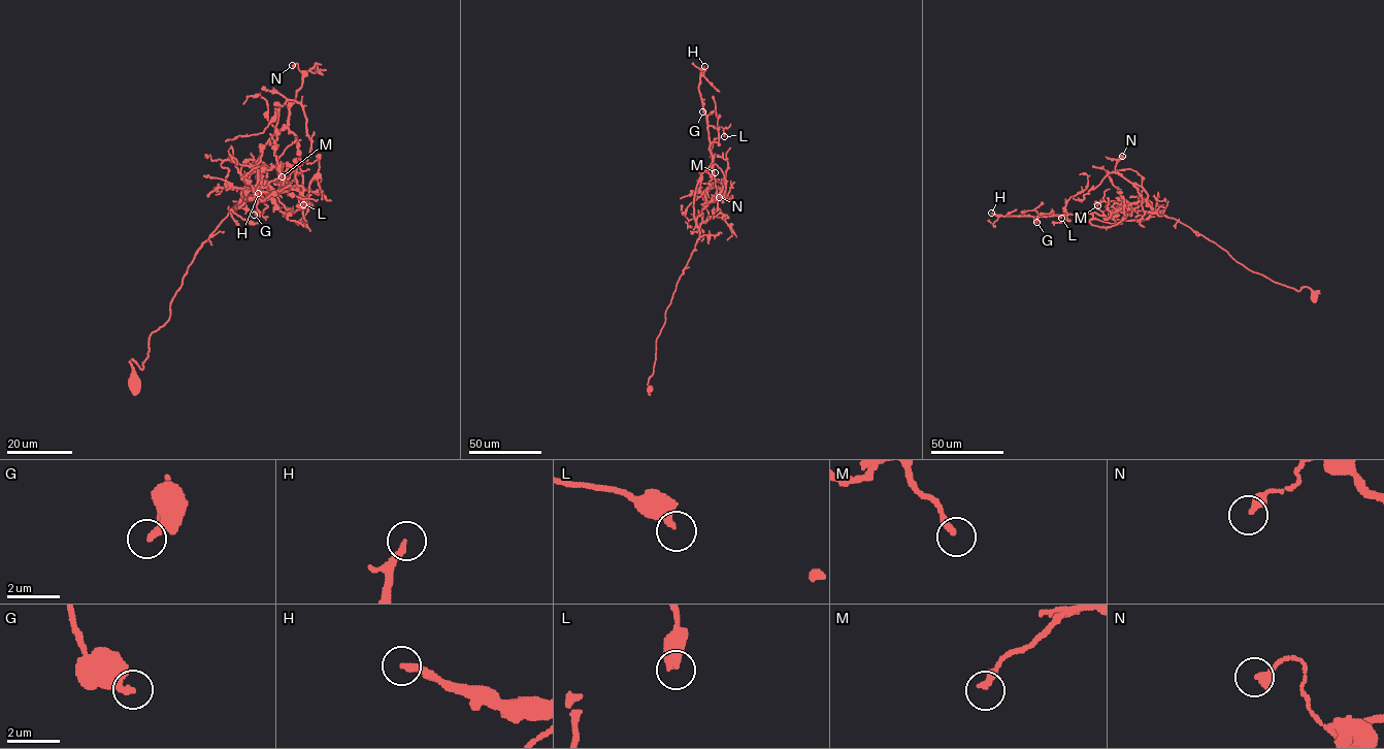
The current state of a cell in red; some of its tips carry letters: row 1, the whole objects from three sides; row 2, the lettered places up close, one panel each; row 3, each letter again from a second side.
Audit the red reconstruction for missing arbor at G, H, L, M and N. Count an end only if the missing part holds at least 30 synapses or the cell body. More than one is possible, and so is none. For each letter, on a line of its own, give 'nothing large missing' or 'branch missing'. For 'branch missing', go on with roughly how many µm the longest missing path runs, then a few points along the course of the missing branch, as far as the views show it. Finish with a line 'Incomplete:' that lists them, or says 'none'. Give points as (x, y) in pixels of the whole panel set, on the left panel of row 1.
G: nothing large missing
H: branch missing | 50 µm | (258, 193), (266, 188), (264, 184), (236, 188), (224, 184)
L: nothing large missing
M: nothing large missing
N: nothing large missing
Incomplete: H

